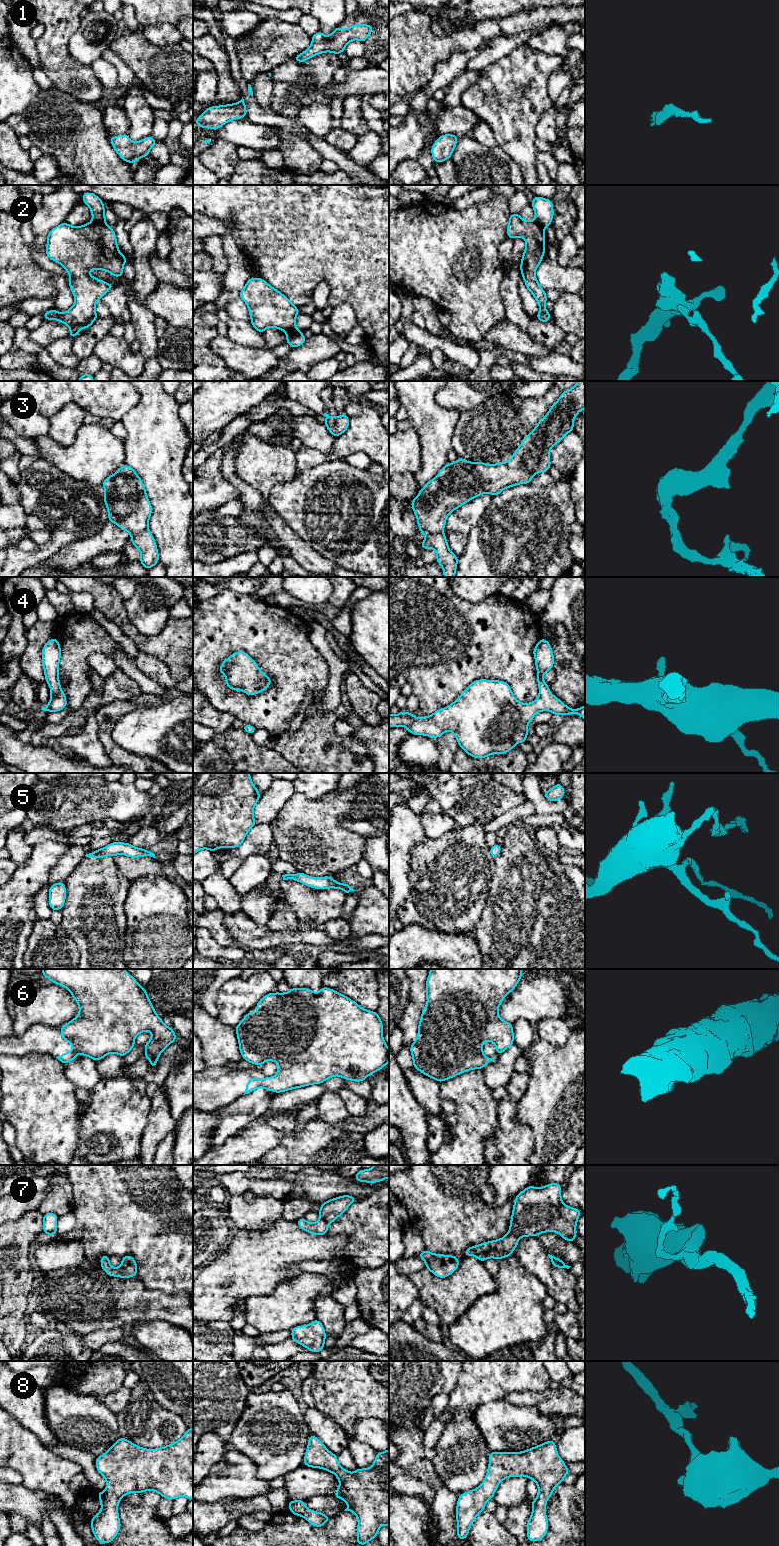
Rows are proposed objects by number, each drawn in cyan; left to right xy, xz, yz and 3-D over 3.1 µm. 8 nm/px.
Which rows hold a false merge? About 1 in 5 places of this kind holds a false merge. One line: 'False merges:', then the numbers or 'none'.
False merges: 2, 3

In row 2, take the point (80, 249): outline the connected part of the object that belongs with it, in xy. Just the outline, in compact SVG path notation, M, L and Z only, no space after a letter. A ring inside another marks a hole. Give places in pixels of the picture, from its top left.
M64 222L53 228L47 235L46 255L59 263L69 274L69 287L74 295L73 306L66 312L60 313L53 309L42 313L46 320L58 320L70 328L68 337L74 338L82 328L89 328L98 319L95 311L96 302L100 300L114 285L99 280L89 274L90 270L107 271L114 277L123 275L124 264L128 261L120 253L114 230L106 223L89 222L82 226L73 227Z

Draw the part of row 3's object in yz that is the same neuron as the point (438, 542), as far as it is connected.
M443 532L425 535L420 548L431 548L436 551L436 561L442 566L444 577L455 577L458 556L454 555L448 546L446 535Z

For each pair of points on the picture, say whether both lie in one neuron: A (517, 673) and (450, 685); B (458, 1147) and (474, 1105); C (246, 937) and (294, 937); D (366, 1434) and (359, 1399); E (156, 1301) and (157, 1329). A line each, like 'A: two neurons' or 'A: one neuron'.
A: one neuron
B: one neuron
C: one neuron
D: two neurons
E: two neurons

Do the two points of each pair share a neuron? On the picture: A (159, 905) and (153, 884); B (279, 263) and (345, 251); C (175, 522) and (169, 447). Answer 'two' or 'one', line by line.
A: one
B: one
C: one

